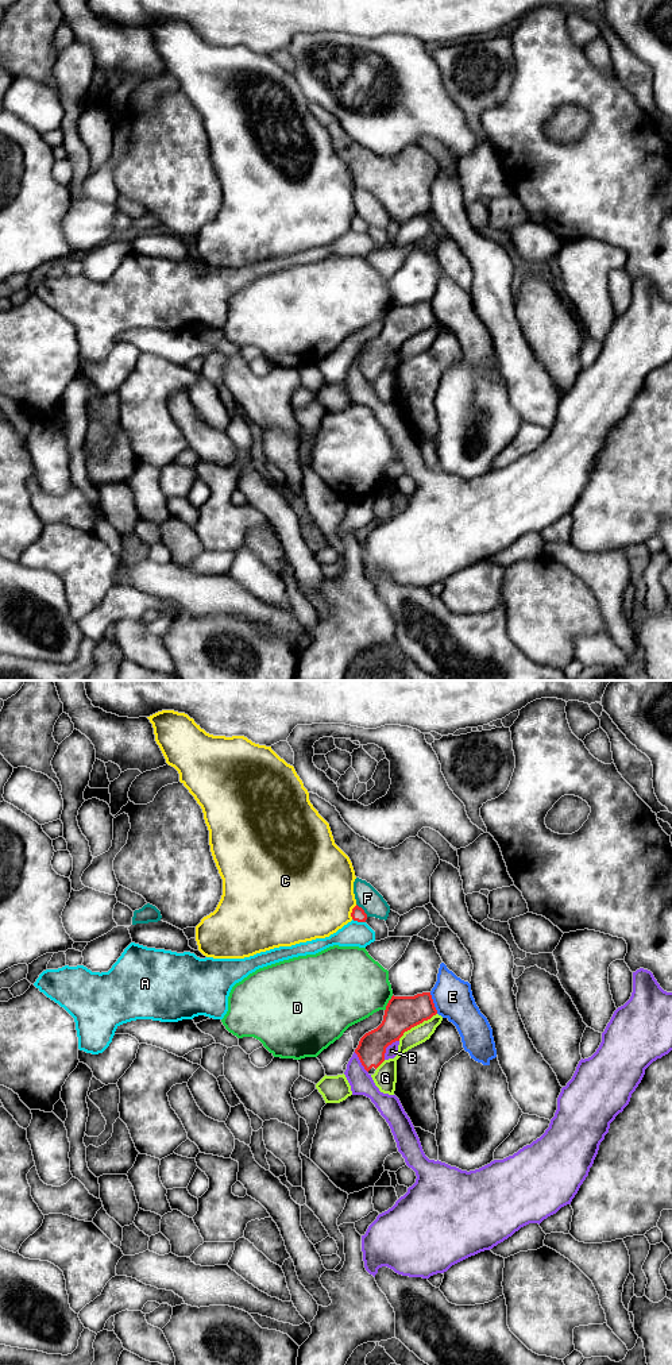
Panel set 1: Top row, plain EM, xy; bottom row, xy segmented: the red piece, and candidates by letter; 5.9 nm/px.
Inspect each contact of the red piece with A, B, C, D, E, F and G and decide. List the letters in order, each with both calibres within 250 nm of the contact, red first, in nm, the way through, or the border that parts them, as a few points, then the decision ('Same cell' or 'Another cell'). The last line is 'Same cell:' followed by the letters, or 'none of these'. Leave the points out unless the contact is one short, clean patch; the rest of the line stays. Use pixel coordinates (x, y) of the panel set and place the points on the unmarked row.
A: Thickness 80 nm (red) against 150 nm. Boundary: xy (352, 227), (365, 231). Another cell
B: Thickness 200 nm (red) against 70 nm. Boundary: xy (398, 349), (386, 357), (383, 367). Another cell
C: Thickness 80 nm (red) against 480 nm. Another cell
D: Thickness 200 nm (red) against 420 nm. Another cell
E: Thickness 200 nm (red) against 240 nm. Another cell
F: Thickness 80 nm (red) against 140 nm. Another cell
G: Thickness 200 nm (red) against 110 nm. Another cell
Same cell: none of these

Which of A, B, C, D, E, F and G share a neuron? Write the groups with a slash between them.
A / B / C / D / E / F / G

